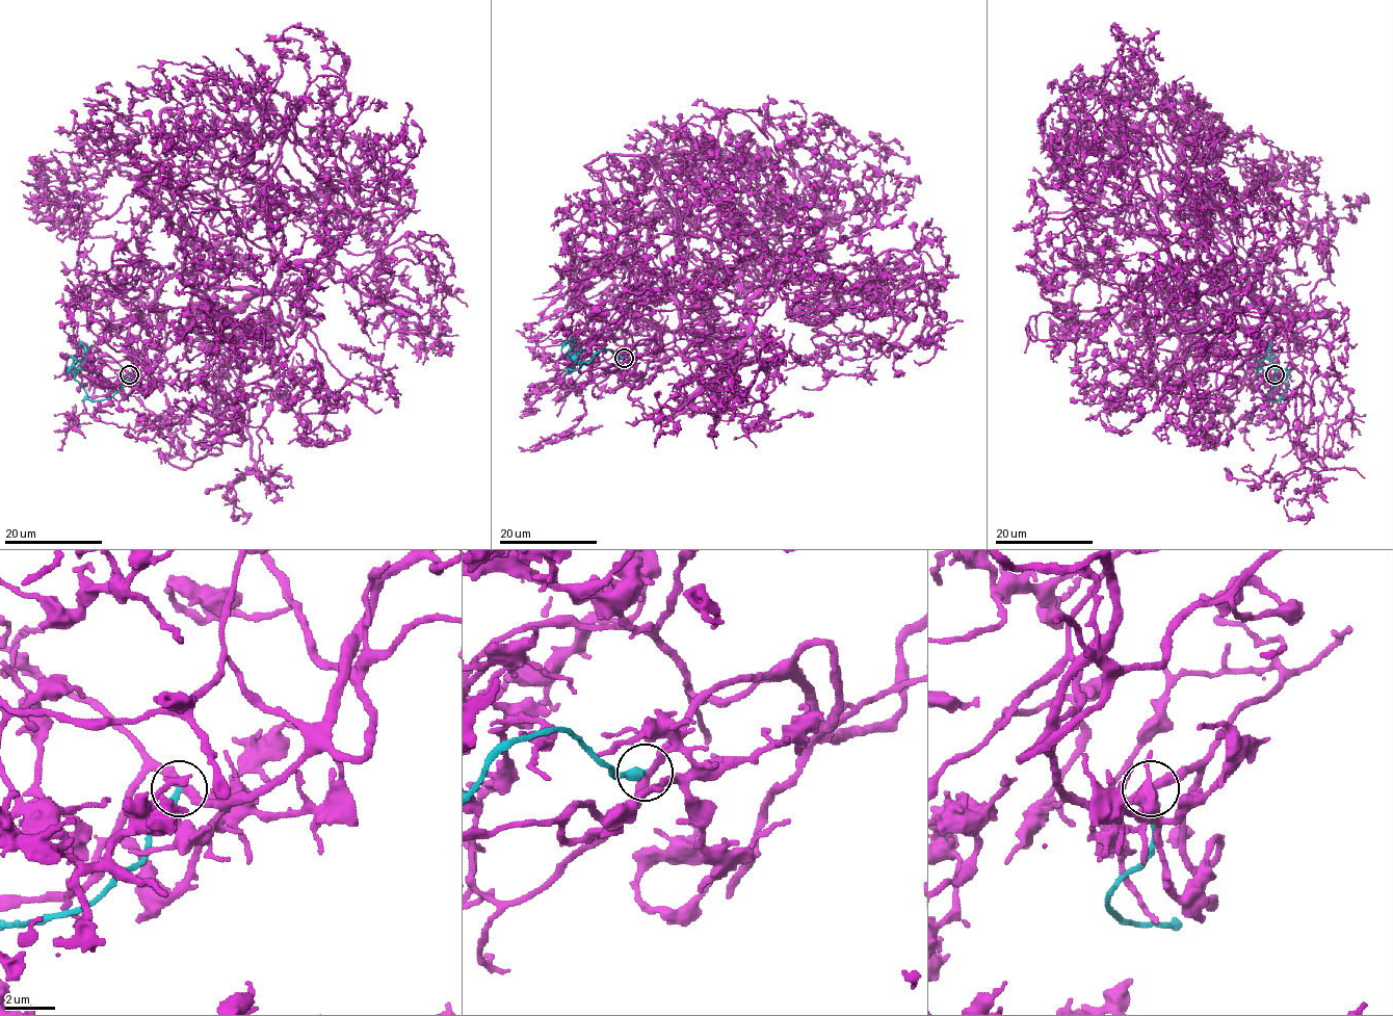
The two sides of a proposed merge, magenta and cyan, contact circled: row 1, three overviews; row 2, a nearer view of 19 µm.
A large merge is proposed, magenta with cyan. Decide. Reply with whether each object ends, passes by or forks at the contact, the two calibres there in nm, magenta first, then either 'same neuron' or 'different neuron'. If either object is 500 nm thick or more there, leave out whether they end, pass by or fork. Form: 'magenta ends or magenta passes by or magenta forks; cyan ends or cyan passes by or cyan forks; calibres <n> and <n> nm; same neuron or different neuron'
magenta passes by; cyan ends; calibres 320 and 320 nm; different neuron

